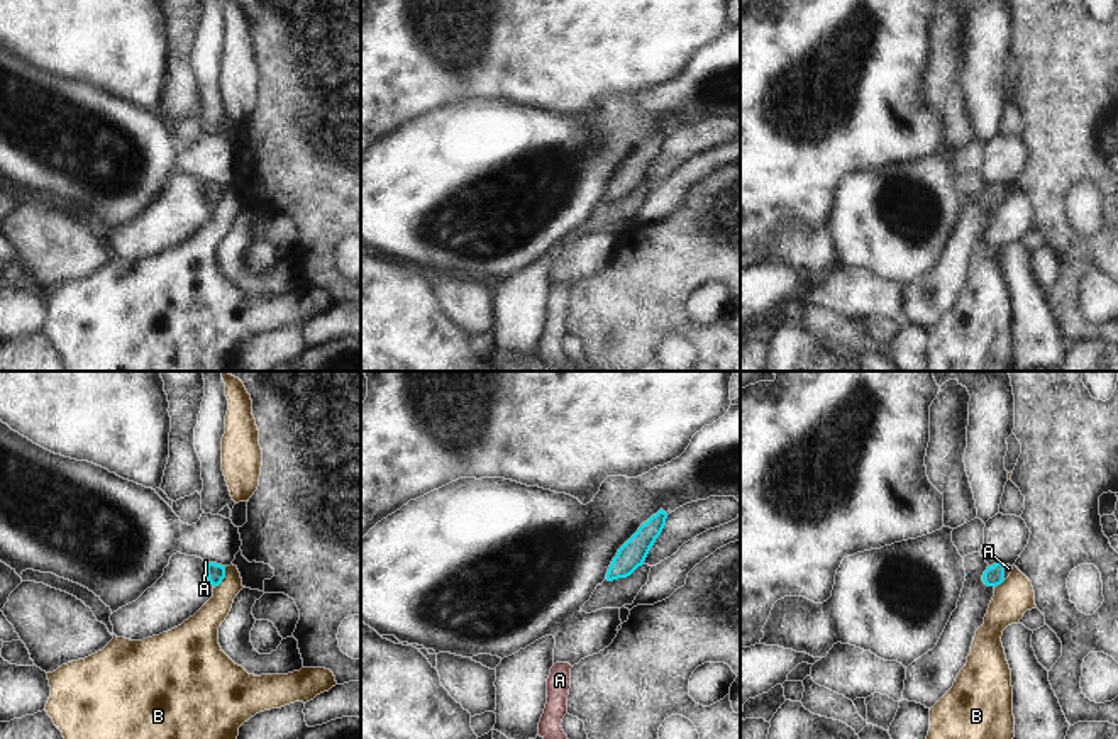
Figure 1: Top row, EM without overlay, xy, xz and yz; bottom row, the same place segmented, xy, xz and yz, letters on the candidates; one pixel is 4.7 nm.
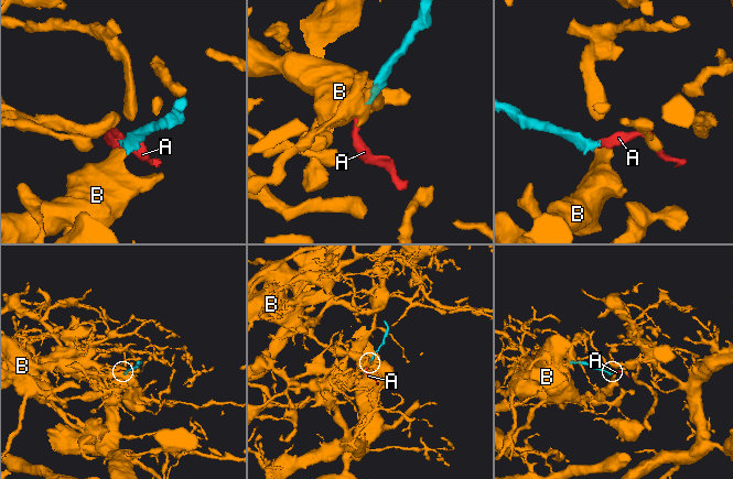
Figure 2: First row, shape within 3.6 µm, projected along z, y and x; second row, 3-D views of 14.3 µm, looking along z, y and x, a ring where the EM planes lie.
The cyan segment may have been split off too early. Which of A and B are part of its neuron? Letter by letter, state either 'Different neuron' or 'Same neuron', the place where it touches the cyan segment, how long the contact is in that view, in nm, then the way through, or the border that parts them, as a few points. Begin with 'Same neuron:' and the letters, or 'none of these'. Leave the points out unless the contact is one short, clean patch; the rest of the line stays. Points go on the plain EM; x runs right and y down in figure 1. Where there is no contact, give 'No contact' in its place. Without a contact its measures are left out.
Same neuron: A
A: Same neuron. Touches cyan at yz (1003, 192). Shared border 70 nm. Path across: yz (995, 195), (1003, 192), (1008, 188)
B: Different neuron. Touches cyan at xy (224, 197). Shared border 120 nm. Boundary: xy (226, 187), (226, 197), (215, 207)

